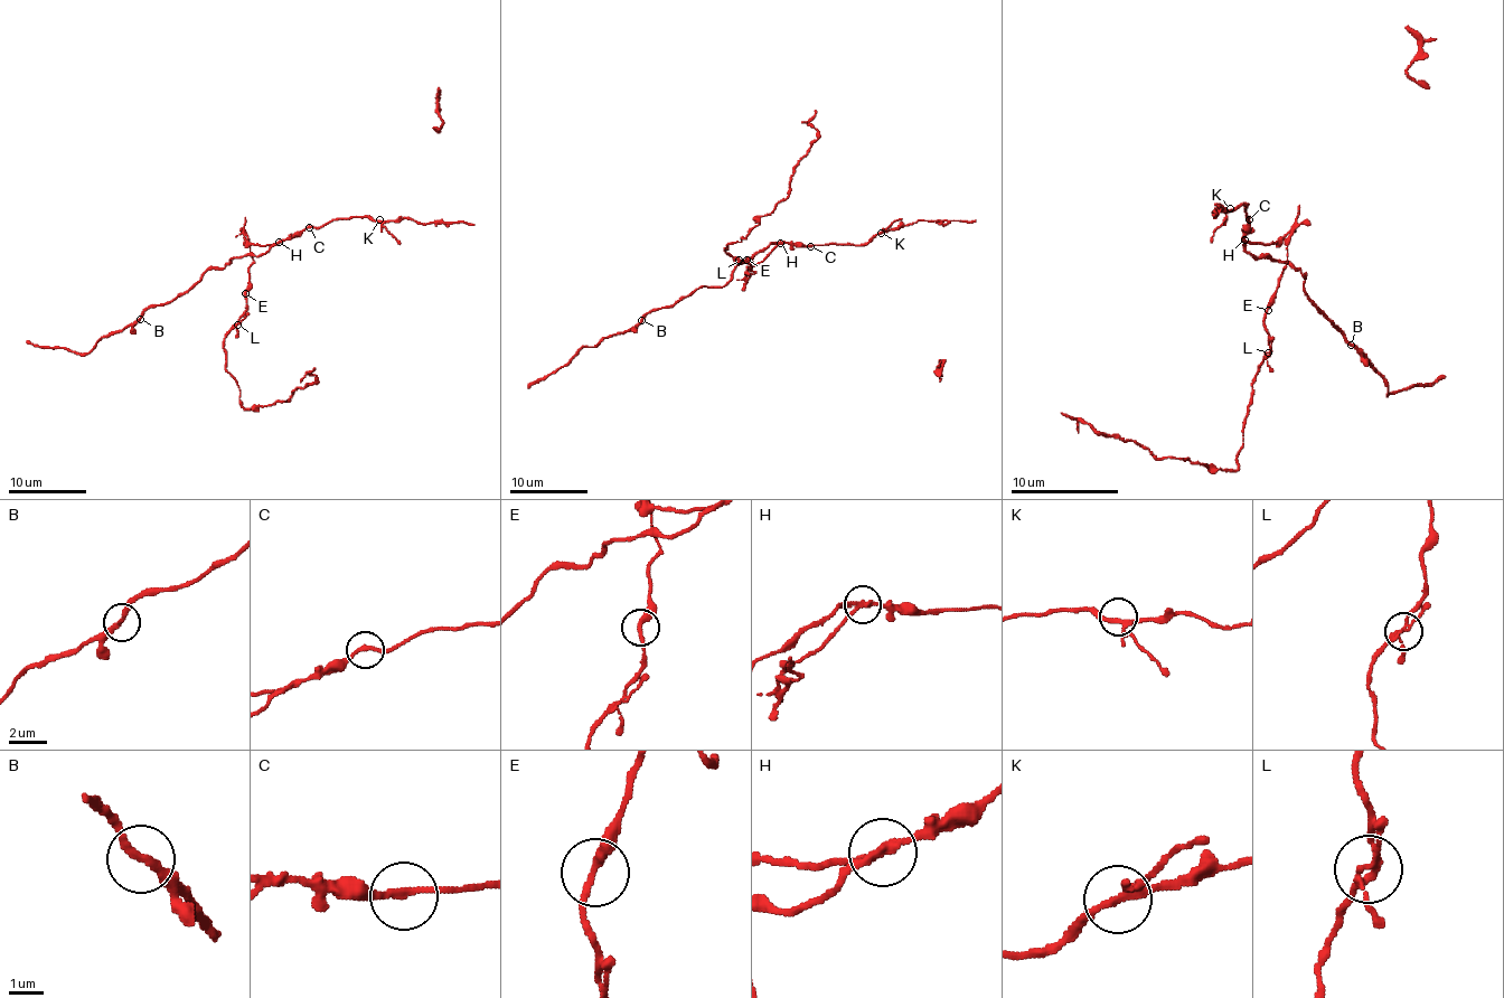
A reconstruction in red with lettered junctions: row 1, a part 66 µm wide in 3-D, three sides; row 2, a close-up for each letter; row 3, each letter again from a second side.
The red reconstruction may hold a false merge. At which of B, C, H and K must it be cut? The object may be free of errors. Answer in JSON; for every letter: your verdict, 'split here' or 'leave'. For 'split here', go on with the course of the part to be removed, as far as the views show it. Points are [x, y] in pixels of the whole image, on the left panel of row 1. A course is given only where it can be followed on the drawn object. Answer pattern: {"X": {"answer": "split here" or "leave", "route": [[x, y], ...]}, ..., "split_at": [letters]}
{"B": {"answer": "leave"}, "C": {"answer": "leave"}, "H": {"answer": "split here", "route": [[279, 243], [247, 245], [253, 262], [243, 319], [224, 340], [226, 369], [251, 410], [316, 383], [316, 367]]}, "K": {"answer": "leave"}, "split_at": ["H"]}

